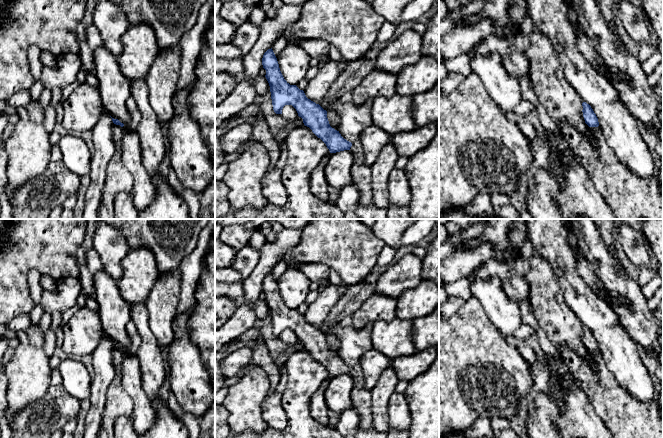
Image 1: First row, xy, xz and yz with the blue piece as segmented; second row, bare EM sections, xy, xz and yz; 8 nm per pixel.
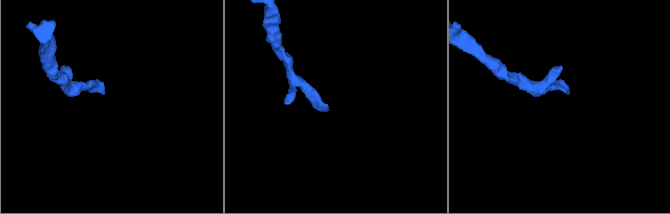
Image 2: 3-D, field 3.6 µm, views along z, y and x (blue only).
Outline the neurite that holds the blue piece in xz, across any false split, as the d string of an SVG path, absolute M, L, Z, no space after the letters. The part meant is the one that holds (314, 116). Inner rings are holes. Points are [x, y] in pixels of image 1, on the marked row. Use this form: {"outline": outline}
{"outline": "M272 48L264 53L262 65L266 70L265 77L270 86L274 112L282 114L285 105L292 105L298 116L303 119L304 125L326 144L330 153L349 150L353 155L351 175L360 192L360 202L366 206L373 205L371 168L364 165L364 150L361 142L357 140L351 143L344 139L339 131L330 126L327 111L308 99L303 90L296 85L290 85L284 79Z"}

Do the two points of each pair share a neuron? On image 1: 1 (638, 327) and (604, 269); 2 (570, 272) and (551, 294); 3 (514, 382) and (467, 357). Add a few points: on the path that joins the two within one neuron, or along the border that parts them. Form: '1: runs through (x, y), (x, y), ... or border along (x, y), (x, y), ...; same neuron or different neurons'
1: runs through (637, 313), (636, 301), (618, 283); same neuron
2: border along (561, 286), (564, 292), (564, 302), (570, 308); different neurons
3: runs through (502, 377), (486, 376), (479, 369); same neuron

